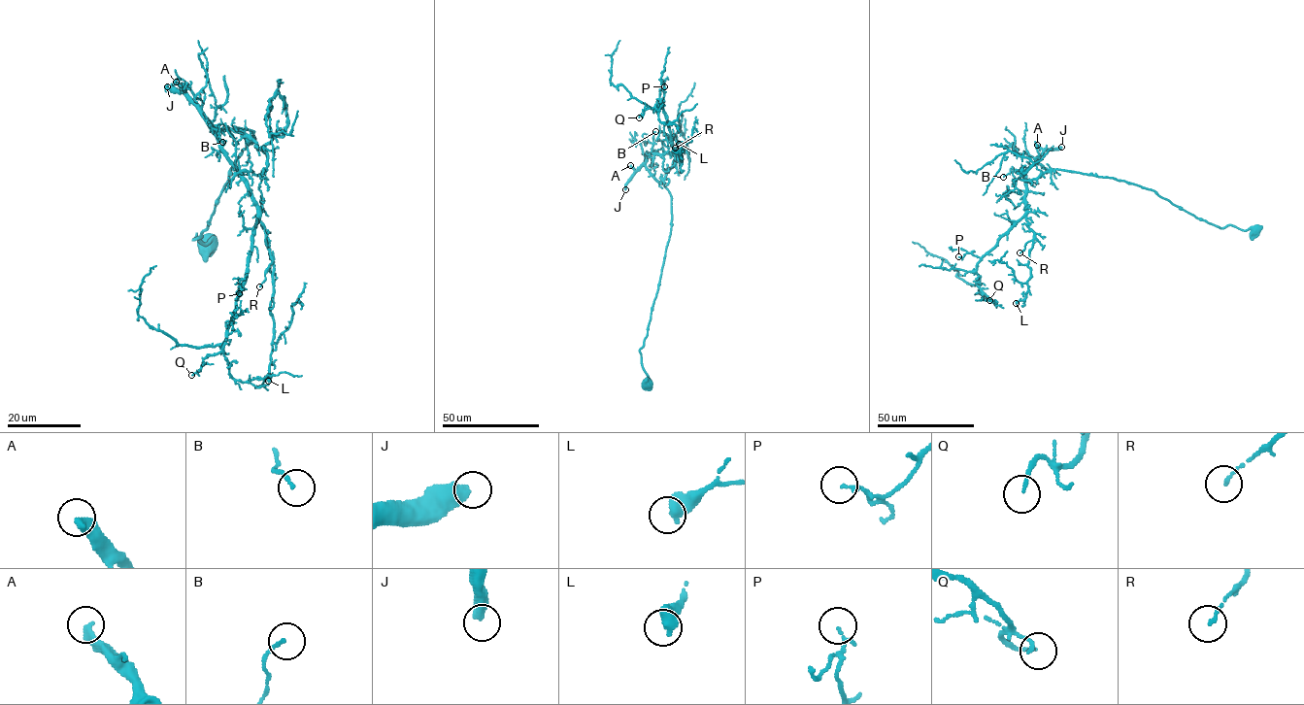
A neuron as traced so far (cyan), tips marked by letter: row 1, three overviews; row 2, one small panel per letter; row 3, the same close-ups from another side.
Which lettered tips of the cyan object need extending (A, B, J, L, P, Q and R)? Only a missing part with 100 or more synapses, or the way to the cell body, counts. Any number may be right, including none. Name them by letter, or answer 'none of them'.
J

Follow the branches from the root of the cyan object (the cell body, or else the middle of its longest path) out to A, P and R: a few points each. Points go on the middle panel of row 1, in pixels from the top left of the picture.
A: (647, 382), (640, 349), (647, 334), (670, 235), (671, 198), (644, 165), (636, 171), (630, 165)
P: (647, 382), (640, 349), (672, 220), (670, 193), (646, 166), (651, 153), (674, 153), (662, 109), (664, 86)
R: (647, 382), (640, 349), (672, 208), (669, 191), (646, 160), (671, 153), (681, 161), (675, 148)

